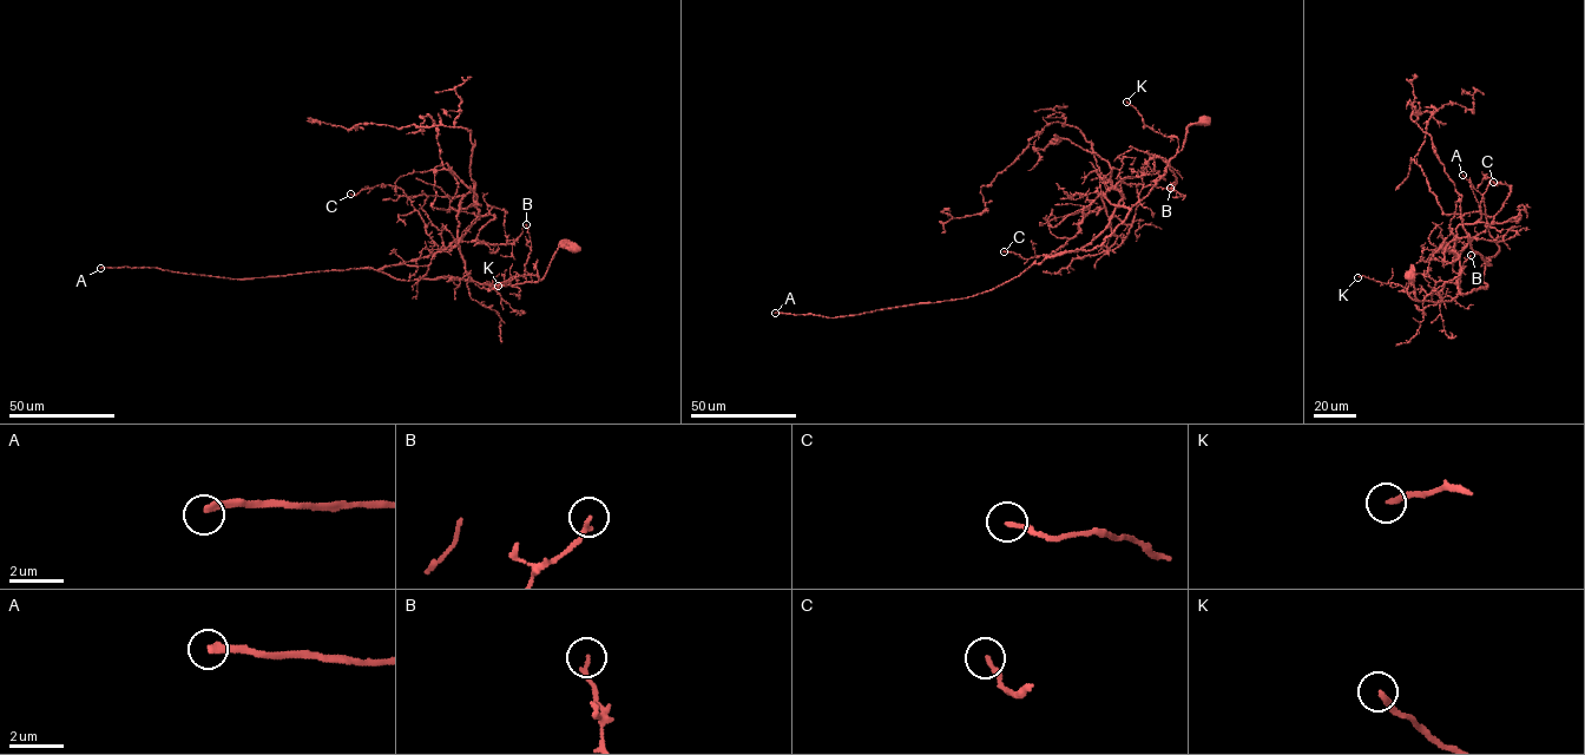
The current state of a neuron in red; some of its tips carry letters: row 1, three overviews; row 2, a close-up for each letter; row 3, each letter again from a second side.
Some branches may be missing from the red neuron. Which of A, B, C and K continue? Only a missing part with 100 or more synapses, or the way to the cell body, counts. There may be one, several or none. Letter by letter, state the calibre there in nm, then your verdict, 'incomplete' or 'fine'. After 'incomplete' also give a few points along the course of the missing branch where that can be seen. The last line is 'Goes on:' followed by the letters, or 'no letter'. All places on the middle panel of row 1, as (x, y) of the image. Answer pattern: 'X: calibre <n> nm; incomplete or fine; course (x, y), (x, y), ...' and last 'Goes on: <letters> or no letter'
A: calibre 240 nm; fine
B: calibre 170 nm; fine
C: calibre 150 nm; fine
K: calibre 200 nm; fine
Goes on: no letter

